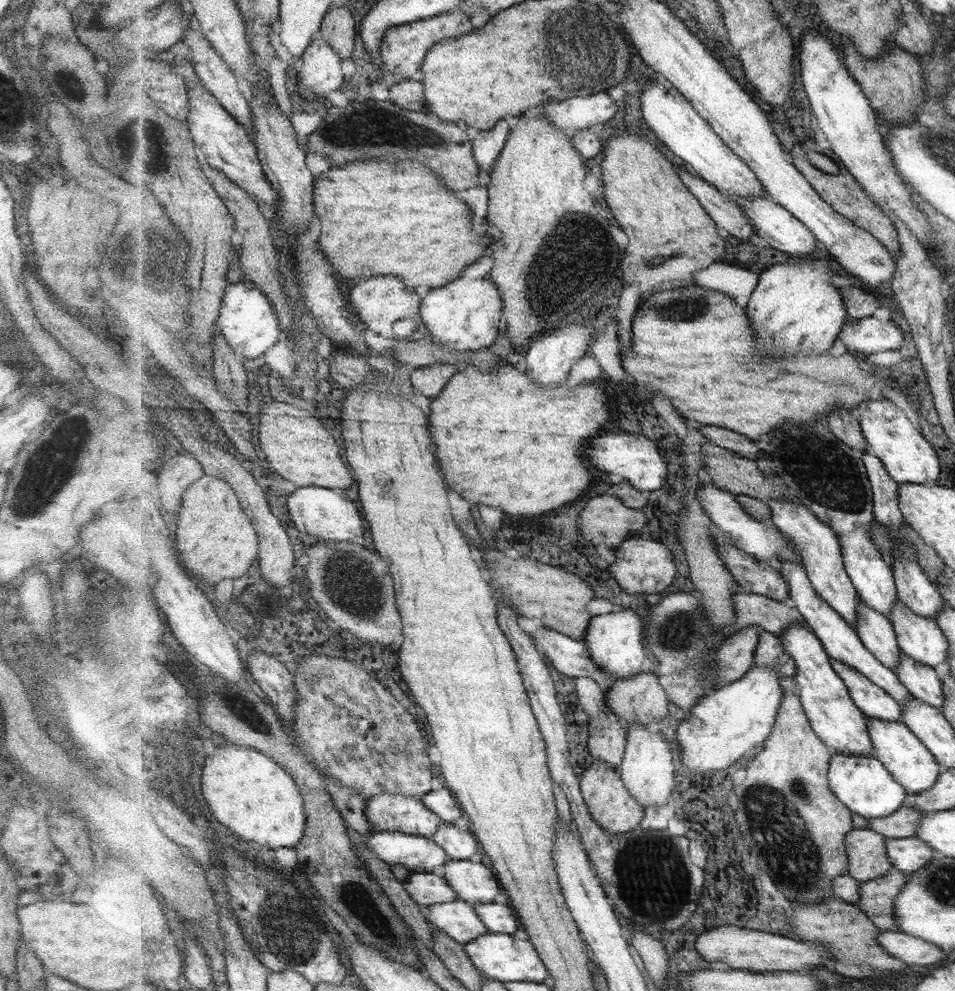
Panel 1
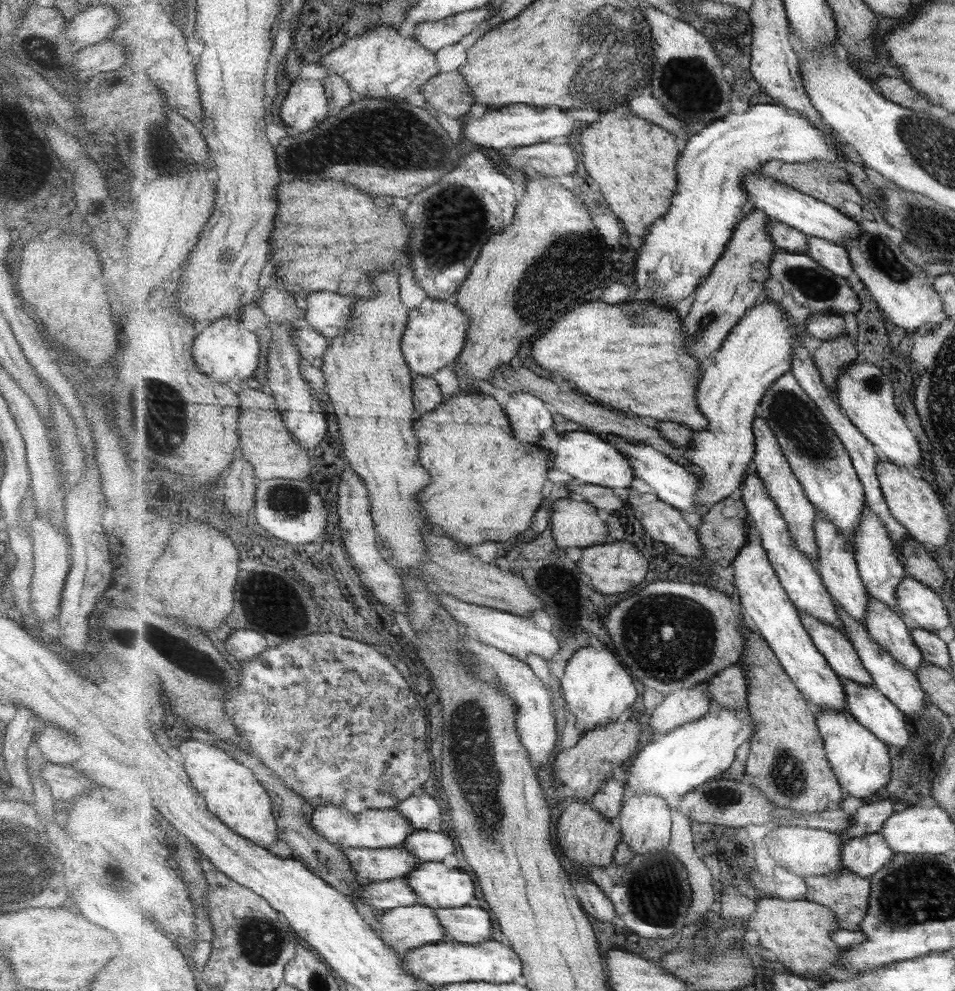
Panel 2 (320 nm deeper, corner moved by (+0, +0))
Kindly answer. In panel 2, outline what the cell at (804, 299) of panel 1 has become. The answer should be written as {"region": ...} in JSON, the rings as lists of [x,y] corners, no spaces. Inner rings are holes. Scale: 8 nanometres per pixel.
{"region":[[[770,298],[766,302],[761,300],[737,323],[714,358],[708,358],[703,364],[705,368],[700,380],[701,386],[696,388],[696,397],[699,398],[698,406],[708,418],[709,424],[708,429],[693,433],[691,446],[686,454],[686,458],[690,460],[690,464],[693,464],[693,469],[700,478],[696,502],[703,508],[712,507],[729,498],[735,490],[742,488],[745,472],[756,457],[756,435],[753,434],[753,422],[759,415],[760,404],[764,401],[764,395],[768,393],[769,387],[792,369],[798,339],[797,329],[802,327],[795,324],[793,318],[787,316],[779,302],[774,302]]]}

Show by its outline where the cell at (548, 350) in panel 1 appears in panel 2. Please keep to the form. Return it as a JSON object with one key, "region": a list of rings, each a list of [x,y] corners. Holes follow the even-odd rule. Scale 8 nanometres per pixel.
{"region":[[[528,392],[512,393],[505,405],[504,411],[509,415],[512,429],[519,442],[539,444],[549,428],[553,428],[553,413],[547,409],[548,403],[541,397]]]}

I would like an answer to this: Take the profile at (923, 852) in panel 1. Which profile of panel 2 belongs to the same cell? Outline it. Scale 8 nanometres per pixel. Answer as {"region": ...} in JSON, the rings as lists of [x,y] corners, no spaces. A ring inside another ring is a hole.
{"region":[[[868,834],[845,842],[841,853],[842,865],[863,878],[870,878],[888,865],[895,853],[883,834]]]}

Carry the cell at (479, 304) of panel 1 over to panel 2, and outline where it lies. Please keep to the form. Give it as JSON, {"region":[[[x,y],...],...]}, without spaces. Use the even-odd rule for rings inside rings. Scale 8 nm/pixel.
{"region":[[[426,298],[410,312],[408,328],[403,338],[403,351],[409,368],[415,375],[433,376],[445,366],[452,366],[460,357],[468,340],[471,322],[469,315],[454,300]]]}

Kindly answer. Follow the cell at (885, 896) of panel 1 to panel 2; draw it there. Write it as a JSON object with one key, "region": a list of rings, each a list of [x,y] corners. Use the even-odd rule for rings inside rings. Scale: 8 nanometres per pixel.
{"region":[[[843,867],[826,875],[808,876],[804,879],[809,887],[806,898],[833,910],[836,914],[839,929],[861,930],[861,925],[864,924],[865,920],[864,916],[869,910],[869,897],[872,896],[871,878],[863,878],[860,874],[855,874],[855,871]]]}

